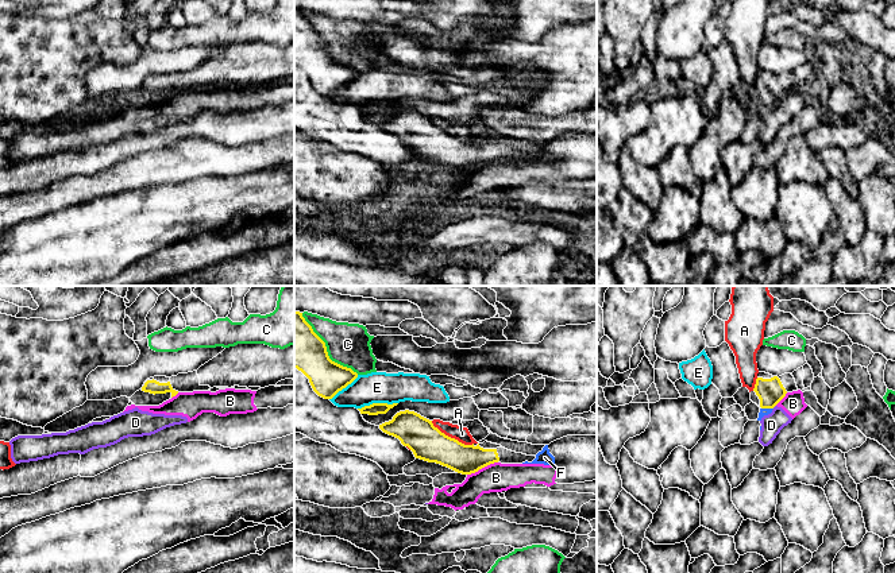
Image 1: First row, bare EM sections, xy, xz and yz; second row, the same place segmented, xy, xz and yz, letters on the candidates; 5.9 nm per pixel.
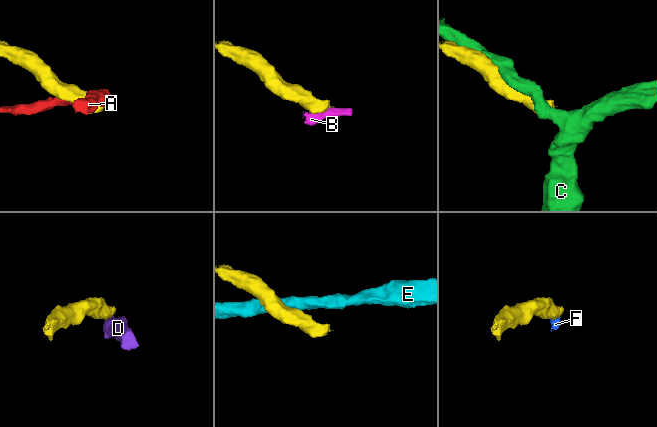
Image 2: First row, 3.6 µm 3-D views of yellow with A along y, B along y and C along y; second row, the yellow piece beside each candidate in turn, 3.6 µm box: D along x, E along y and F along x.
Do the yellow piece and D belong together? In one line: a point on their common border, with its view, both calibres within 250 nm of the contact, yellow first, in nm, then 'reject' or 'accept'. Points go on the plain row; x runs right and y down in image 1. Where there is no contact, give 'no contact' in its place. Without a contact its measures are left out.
contact yz (774, 104); calibres 160 and 130 nm; reject

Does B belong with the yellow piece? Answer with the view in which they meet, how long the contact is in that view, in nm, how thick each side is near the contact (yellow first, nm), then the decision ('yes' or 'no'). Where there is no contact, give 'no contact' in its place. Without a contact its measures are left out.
xz | 200 nm | 180/180 nm | no

